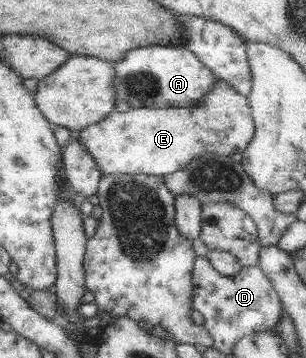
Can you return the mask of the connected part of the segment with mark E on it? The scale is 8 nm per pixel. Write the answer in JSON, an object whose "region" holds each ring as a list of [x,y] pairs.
{"region":[[[219,79],[215,90],[198,105],[185,109],[169,108],[155,109],[149,107],[131,108],[126,112],[115,111],[102,123],[92,125],[78,133],[86,148],[96,157],[103,173],[113,175],[117,173],[133,173],[145,175],[166,176],[183,171],[190,161],[206,153],[223,154],[243,153],[250,147],[258,132],[258,125],[254,116],[254,107],[250,98],[225,80]]]}

